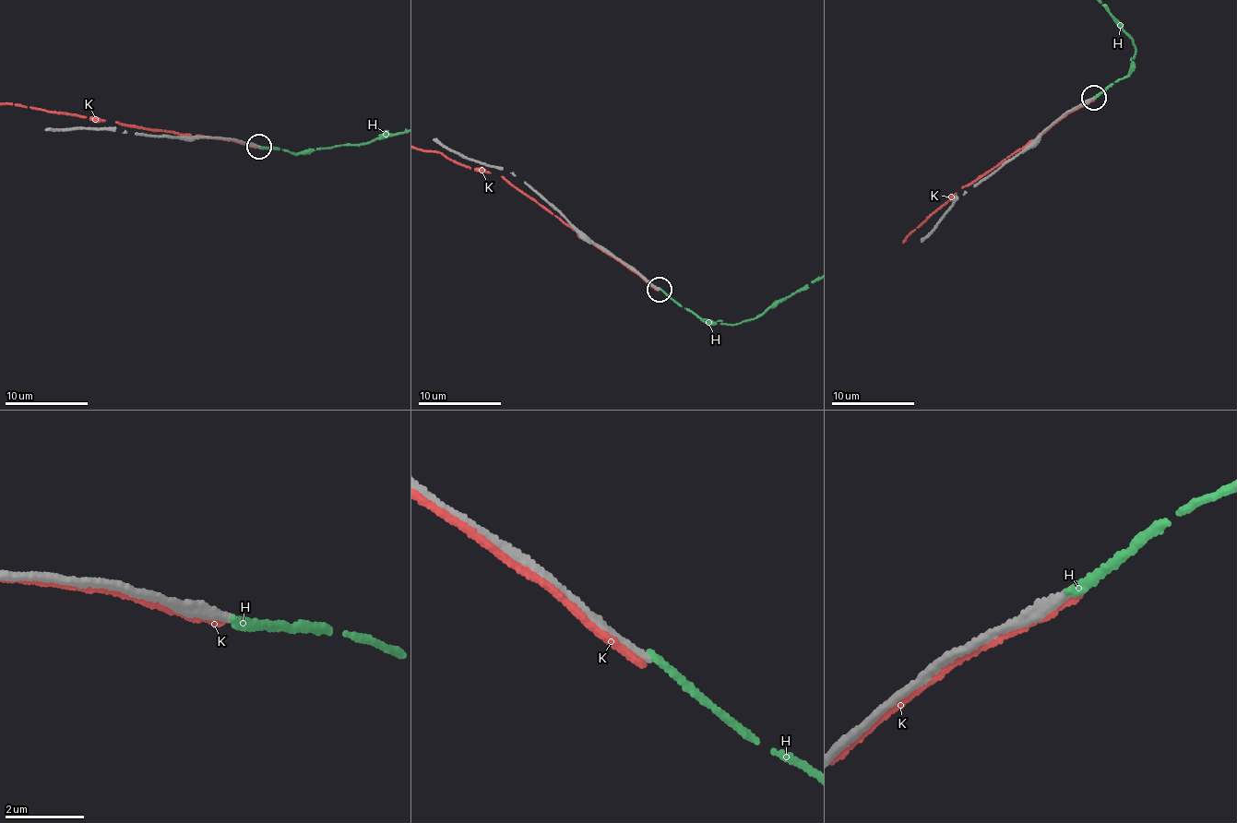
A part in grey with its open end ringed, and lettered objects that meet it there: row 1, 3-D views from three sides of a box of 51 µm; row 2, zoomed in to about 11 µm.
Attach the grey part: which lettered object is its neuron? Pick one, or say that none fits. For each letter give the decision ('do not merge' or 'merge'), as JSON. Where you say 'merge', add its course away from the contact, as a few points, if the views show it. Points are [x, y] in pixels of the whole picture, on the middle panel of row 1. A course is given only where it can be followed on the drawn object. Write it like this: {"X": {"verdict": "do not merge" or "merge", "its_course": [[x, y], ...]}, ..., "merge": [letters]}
{"H": {"verdict": "do not merge"}, "K": {"verdict": "do not merge"}, "merge": []}

